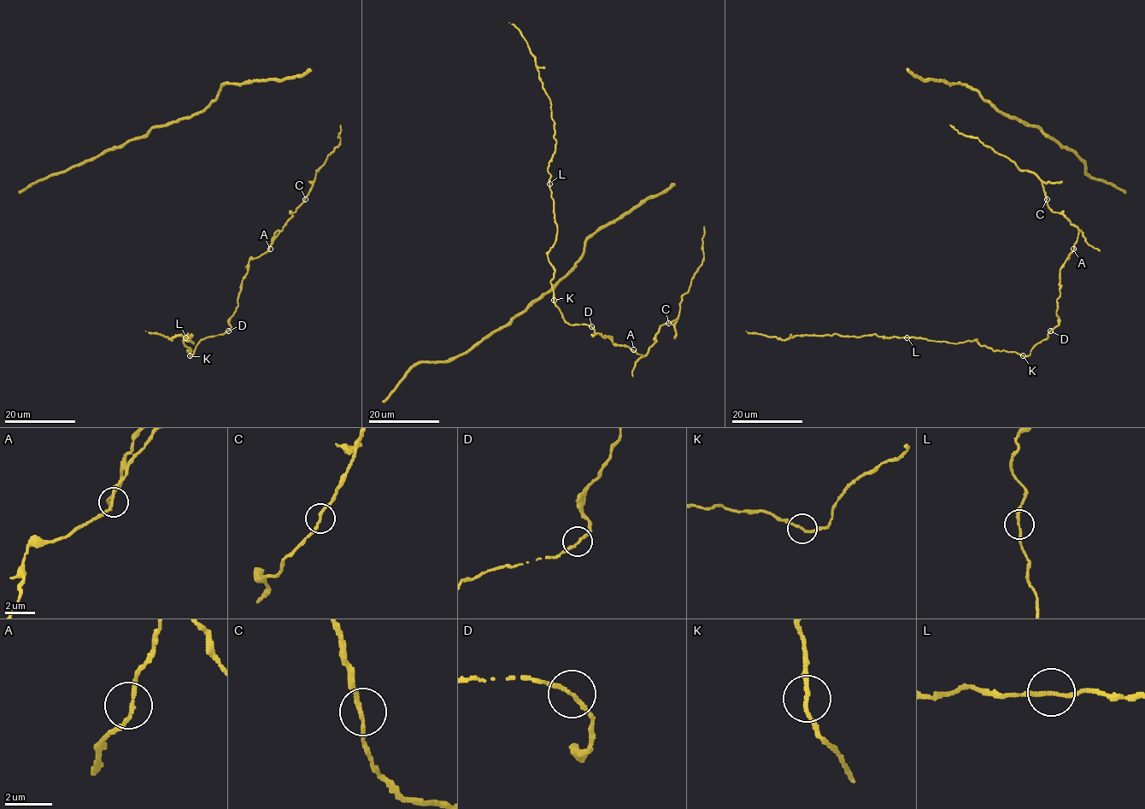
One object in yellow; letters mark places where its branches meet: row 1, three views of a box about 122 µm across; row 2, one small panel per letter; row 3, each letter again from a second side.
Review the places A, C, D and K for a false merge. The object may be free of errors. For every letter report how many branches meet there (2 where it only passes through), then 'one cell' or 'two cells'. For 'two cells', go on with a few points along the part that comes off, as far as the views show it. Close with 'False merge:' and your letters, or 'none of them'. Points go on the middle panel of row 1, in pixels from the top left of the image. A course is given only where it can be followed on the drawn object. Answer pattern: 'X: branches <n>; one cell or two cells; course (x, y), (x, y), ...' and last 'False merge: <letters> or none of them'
A: branches 2; one cell
C: branches 2; one cell
D: branches 2; one cell
K: branches 2; one cell
False merge: none of them

